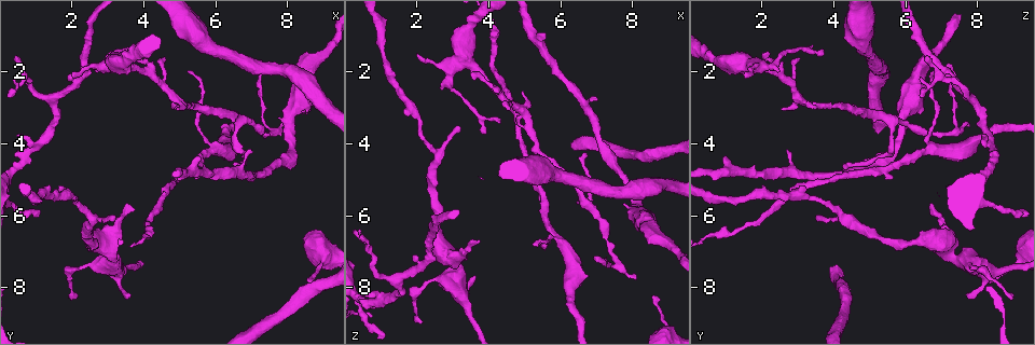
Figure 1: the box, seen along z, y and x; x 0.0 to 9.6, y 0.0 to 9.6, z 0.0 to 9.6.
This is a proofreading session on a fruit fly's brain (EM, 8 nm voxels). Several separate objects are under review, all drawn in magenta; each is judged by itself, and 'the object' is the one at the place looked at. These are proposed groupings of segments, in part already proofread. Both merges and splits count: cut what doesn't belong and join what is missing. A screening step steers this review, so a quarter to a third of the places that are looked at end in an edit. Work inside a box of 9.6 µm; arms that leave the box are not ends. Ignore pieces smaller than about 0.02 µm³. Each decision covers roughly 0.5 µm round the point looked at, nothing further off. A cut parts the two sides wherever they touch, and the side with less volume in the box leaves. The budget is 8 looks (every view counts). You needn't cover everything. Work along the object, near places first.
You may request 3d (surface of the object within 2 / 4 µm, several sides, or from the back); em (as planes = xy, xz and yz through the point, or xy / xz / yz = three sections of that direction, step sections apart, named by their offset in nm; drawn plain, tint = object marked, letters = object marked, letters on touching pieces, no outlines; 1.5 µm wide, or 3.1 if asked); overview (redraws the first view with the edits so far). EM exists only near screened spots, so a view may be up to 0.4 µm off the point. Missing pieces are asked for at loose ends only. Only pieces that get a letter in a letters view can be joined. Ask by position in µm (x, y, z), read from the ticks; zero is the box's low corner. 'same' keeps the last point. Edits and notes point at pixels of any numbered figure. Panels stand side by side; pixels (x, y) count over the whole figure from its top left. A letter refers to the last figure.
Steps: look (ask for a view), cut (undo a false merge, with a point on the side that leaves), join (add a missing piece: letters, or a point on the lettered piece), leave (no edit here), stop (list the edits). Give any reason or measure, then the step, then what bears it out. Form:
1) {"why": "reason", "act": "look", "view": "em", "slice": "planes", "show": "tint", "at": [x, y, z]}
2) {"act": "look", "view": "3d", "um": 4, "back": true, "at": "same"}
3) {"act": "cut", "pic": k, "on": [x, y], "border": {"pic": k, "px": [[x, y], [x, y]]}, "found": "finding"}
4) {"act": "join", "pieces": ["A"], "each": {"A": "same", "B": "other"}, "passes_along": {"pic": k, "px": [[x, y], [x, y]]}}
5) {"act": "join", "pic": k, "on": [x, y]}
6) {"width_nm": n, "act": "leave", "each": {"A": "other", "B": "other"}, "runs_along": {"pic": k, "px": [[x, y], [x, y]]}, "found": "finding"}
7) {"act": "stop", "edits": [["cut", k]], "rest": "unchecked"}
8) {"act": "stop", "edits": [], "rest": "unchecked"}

{"why": "branch stops here", "act": "look", "view": "em", "slice": "planes", "show": "tint", "at": [8.55, 7.80, 8.30]}

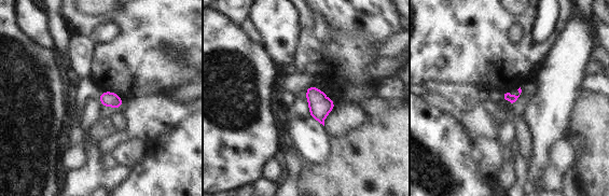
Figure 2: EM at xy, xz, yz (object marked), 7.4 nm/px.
{"act": "look", "view": "em", "slice": "planes", "show": "letters", "at": "same"}

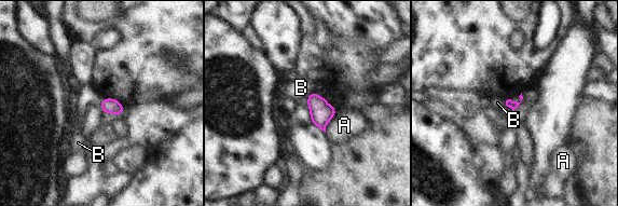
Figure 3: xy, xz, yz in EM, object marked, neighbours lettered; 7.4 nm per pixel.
{"act": "leave", "each": {"A": "other", "B": "other"}, "border": {"pic": 3, "px": [[313, 91], [305, 97]]}, "found": "none of them fits"}

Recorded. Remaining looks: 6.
{"act": "look", "view": "3d", "um": 2, "back": true, "at": [7.00, 1.85, 7.05]}

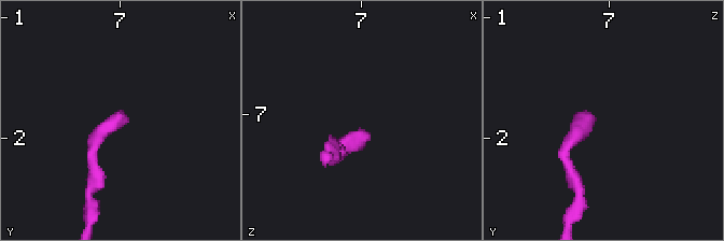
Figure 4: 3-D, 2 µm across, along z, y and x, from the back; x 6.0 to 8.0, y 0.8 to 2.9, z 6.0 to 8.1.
{"act": "look", "view": "em", "slice": "planes", "show": "letters", "at": [7.00, 1.80, 7.14]}

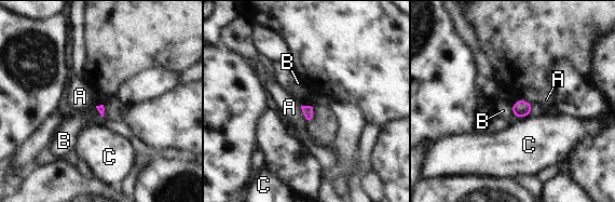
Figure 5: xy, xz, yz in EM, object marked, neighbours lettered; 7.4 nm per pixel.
{"act": "leave", "each": {"A": "other", "B": "other", "C": "other"}, "found": "none of them fits"}

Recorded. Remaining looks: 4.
{"why": "thin end", "act": "look", "view": "em", "slice": "planes", "show": "letters", "at": [3.95, 1.35, 3.65]}

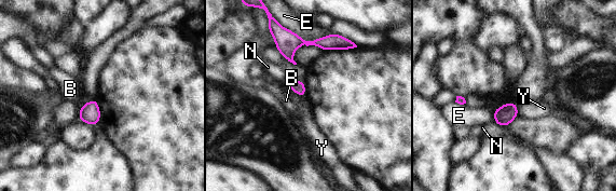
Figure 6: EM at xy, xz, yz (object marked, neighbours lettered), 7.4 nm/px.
{"act": "leave", "each": {"B": "other", "E": "other", "N": "other", "Y": "other"}, "border": {"pic": 6, "px": [[517, 106], [518, 116]]}, "found": "no lettered piece goes on from it"}

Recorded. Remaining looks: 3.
{"act": "stop", "edits": [], "rest": "unchecked"}

